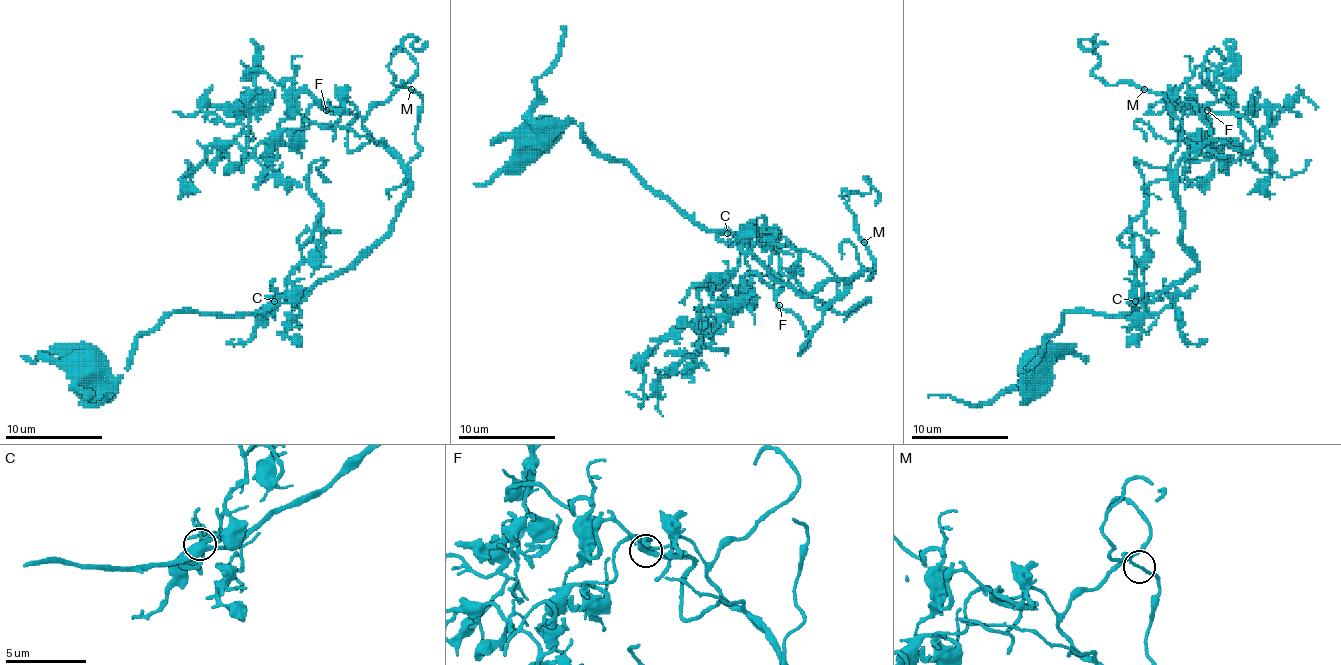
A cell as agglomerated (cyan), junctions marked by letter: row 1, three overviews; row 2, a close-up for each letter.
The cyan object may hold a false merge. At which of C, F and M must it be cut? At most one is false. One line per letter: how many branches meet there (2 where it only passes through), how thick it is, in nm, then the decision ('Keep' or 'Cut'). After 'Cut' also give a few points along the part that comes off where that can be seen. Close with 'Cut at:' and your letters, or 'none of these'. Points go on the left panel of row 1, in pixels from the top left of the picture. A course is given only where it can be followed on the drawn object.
C: Branches: 3. Thickness 360 nm. Keep
F: Branches: 2. Thickness 280 nm. Keep
M: Branches: 2. Thickness 150 nm. Keep
Cut at: none of these

